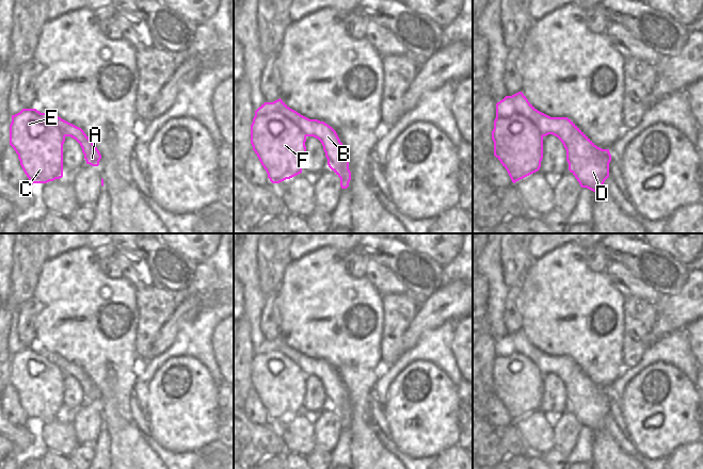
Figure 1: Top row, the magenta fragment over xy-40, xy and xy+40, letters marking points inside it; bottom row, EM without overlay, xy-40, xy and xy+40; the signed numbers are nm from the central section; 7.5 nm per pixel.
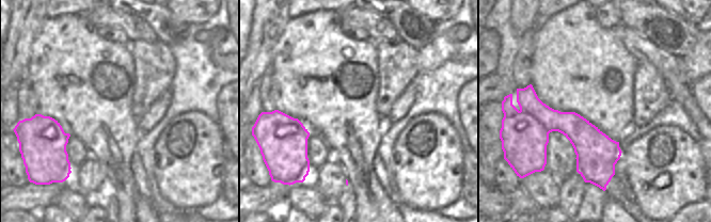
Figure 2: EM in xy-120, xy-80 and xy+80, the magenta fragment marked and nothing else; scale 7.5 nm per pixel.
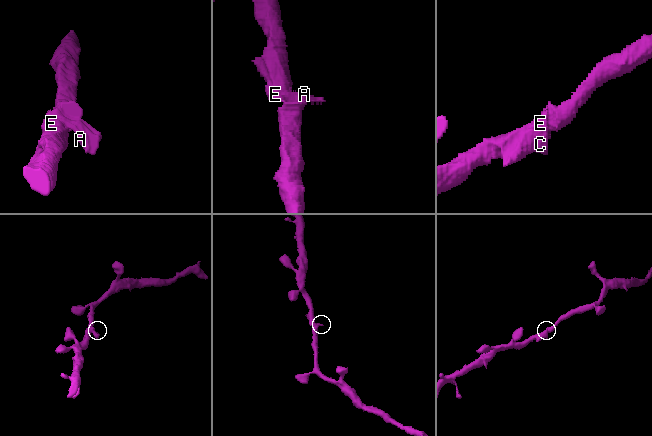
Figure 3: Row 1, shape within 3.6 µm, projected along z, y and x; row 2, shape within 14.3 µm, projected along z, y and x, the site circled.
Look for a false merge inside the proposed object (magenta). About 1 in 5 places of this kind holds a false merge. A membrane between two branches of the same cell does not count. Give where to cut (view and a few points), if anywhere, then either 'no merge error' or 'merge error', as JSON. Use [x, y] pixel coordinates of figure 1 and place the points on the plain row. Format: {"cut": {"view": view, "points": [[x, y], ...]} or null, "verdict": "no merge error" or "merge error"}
{"cut": null, "verdict": "no merge error"}

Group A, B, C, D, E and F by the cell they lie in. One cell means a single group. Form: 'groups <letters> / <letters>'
groups A B C D E F

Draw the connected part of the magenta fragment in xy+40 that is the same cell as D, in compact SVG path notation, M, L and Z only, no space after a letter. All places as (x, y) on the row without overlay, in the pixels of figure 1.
M522 330L506 335L496 342L496 357L492 370L494 394L507 408L513 422L540 408L543 398L543 376L548 373L557 375L562 381L566 389L569 409L580 425L593 431L602 430L605 419L609 416L611 400L609 388L597 386L568 356L550 356L538 350Z

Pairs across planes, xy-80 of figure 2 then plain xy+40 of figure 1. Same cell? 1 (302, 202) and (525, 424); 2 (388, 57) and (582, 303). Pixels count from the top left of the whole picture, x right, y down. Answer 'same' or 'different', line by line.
1: same
2: different

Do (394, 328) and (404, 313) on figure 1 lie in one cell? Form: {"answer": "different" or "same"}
{"answer": "same"}

